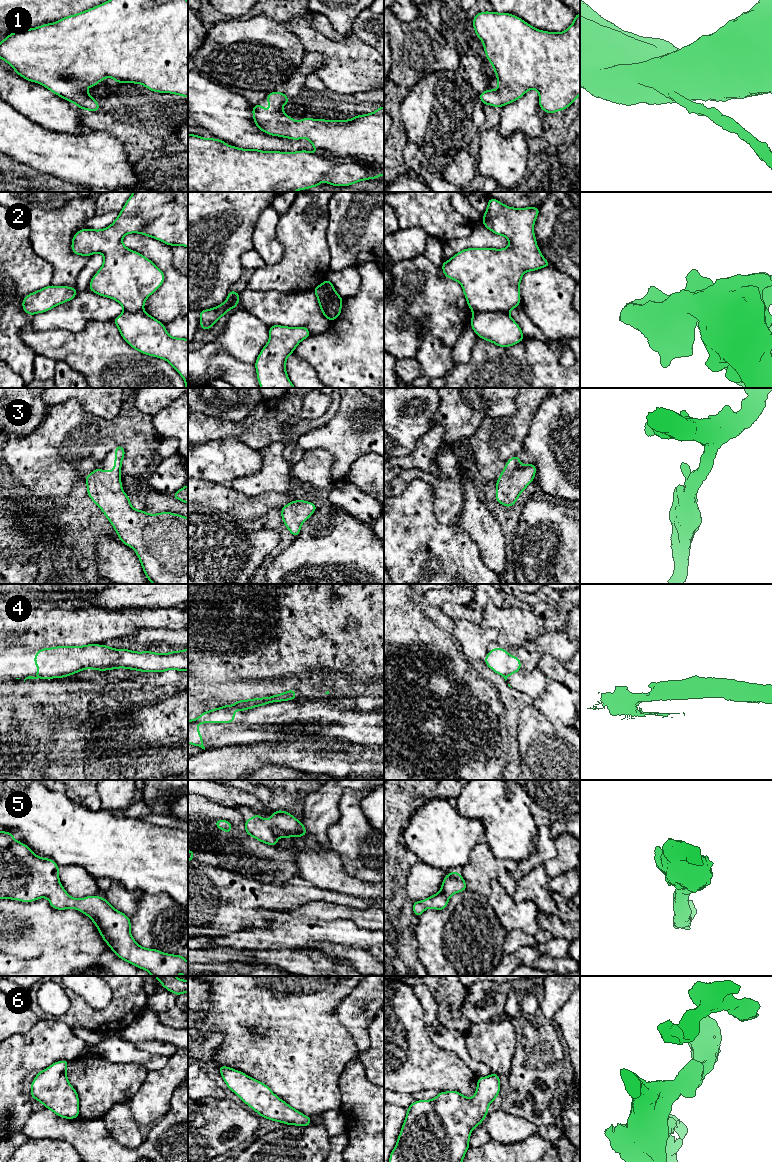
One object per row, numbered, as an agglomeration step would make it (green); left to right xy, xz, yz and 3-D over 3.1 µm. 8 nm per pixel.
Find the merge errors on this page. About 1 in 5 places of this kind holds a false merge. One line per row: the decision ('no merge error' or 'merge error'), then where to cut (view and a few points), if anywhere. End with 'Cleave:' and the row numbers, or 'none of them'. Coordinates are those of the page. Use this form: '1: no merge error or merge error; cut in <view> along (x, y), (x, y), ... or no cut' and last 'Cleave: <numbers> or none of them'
1: no merge error; no cut
2: merge error; cut in yz along (507, 311), (476, 311), (473, 313)
3: no merge error; no cut
4: merge error; cut in xz along (233, 704), (238, 709)
5: no merge error; no cut
6: no merge error; no cut
Cleave: 2, 4

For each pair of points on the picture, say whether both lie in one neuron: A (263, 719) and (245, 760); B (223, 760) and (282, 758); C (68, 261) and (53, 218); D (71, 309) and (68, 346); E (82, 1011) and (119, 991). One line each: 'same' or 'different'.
A: different
B: same
C: same
D: different
E: same

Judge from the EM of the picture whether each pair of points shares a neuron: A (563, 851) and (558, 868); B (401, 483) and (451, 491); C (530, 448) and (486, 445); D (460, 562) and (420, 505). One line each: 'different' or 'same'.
A: same
B: same
C: different
D: same

